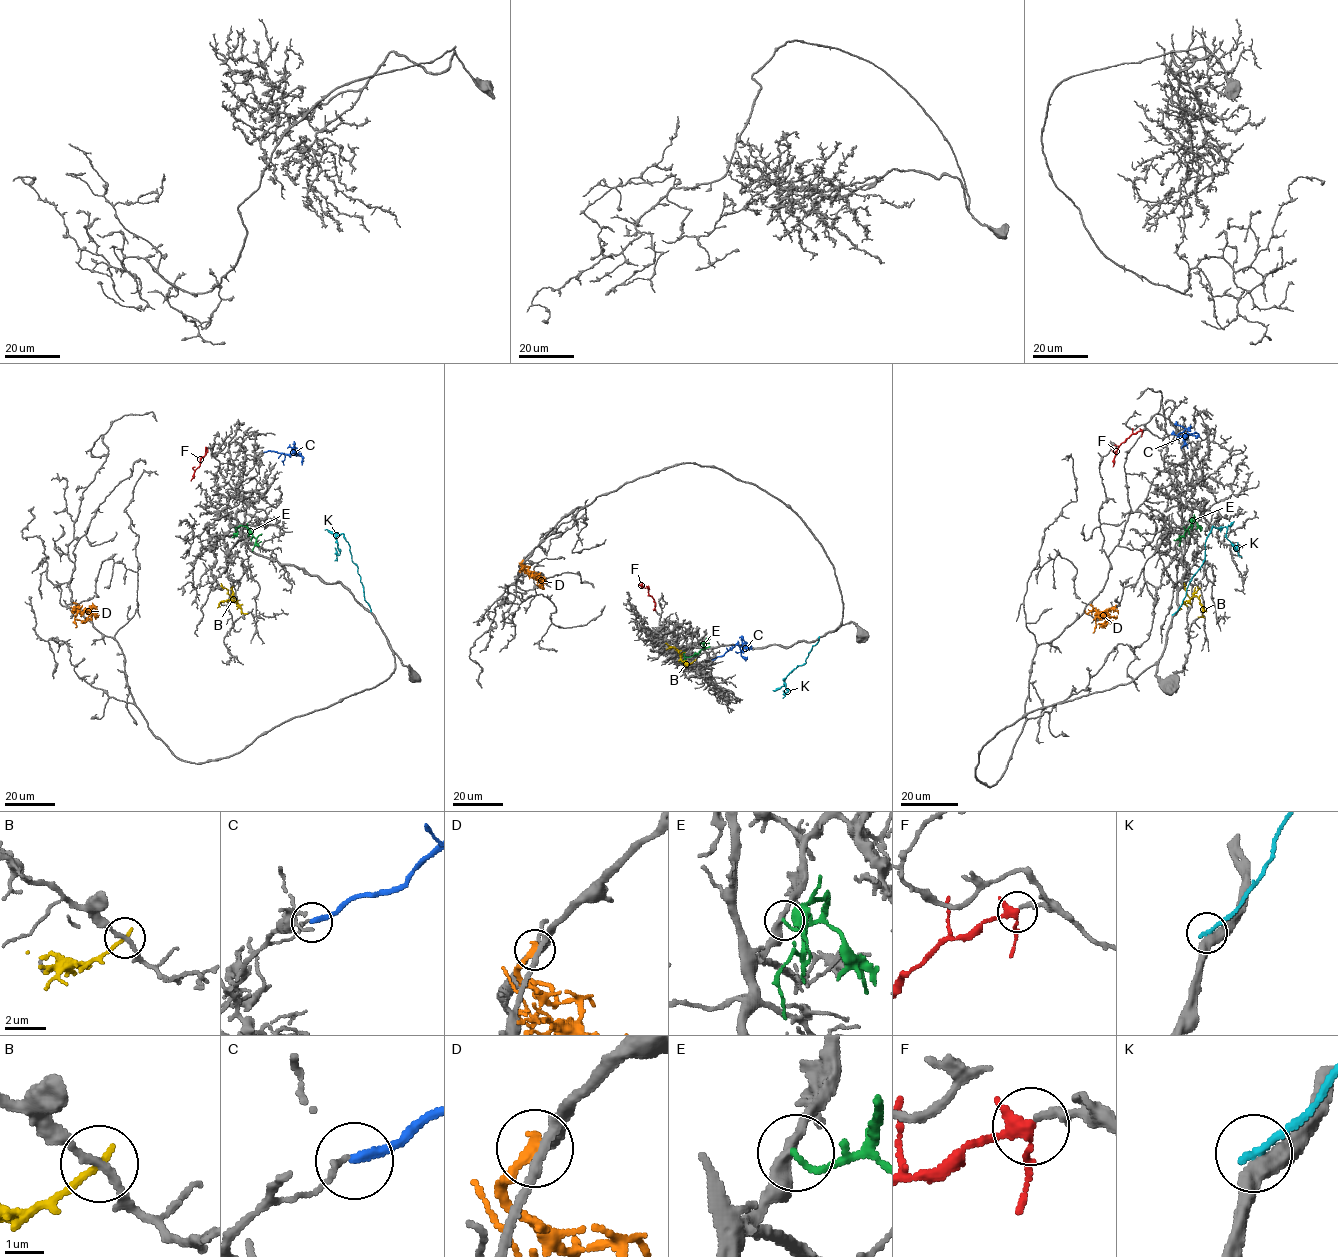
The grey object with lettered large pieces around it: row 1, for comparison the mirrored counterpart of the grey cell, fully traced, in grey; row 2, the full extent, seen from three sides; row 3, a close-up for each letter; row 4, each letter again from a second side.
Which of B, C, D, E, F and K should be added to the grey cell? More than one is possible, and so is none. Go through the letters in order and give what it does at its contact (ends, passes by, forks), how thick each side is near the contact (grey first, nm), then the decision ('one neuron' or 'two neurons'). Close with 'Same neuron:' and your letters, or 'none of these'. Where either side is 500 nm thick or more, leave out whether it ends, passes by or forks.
B: it ends there; 190 nm thick on the grey side, 200 nm on the other; two neurons
C: it ends there; 130 nm thick on the grey side, 260 nm on the other; two neurons
D: it ends there; 240 nm thick on the grey side, 300 nm on the other; two neurons
E: it ends there; 340 nm thick on the grey side, 170 nm on the other; one neuron
F: it passes by; 200 nm thick on the grey side, 320 nm on the other; one neuron
K: it ends there; 400 nm thick on the grey side, 190 nm on the other; two neurons
Same neuron: E, F

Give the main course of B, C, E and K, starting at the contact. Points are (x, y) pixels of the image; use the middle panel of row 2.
B: (695, 660), (689, 663), (682, 661), (678, 649), (665, 643)
C: (712, 660), (745, 642), (744, 648), (742, 639)
E: (683, 651), (685, 656), (699, 653), (704, 648), (700, 642)
K: (819, 637), (805, 663), (797, 665), (786, 677), (784, 684), (788, 691), (782, 698)

